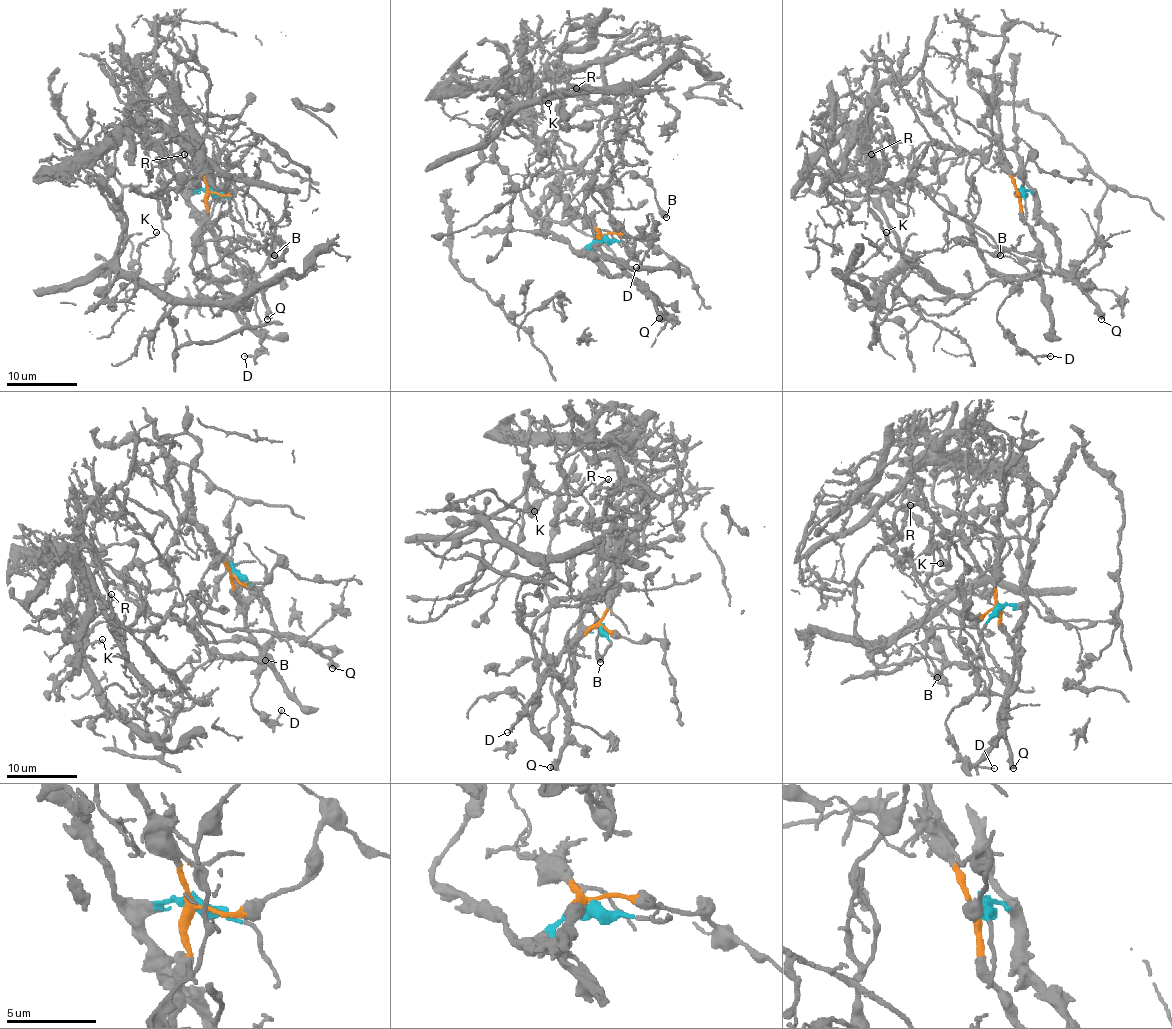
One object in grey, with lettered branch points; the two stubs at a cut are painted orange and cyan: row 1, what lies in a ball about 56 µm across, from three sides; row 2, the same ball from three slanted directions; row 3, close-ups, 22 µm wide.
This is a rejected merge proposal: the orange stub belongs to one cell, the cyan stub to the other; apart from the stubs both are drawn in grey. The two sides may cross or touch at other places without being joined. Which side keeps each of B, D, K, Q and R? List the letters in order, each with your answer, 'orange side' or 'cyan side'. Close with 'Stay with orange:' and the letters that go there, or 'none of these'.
B: orange side
D: cyan side
K: orange side
Q: cyan side
R: orange side
Stay with orange: B, K, R

